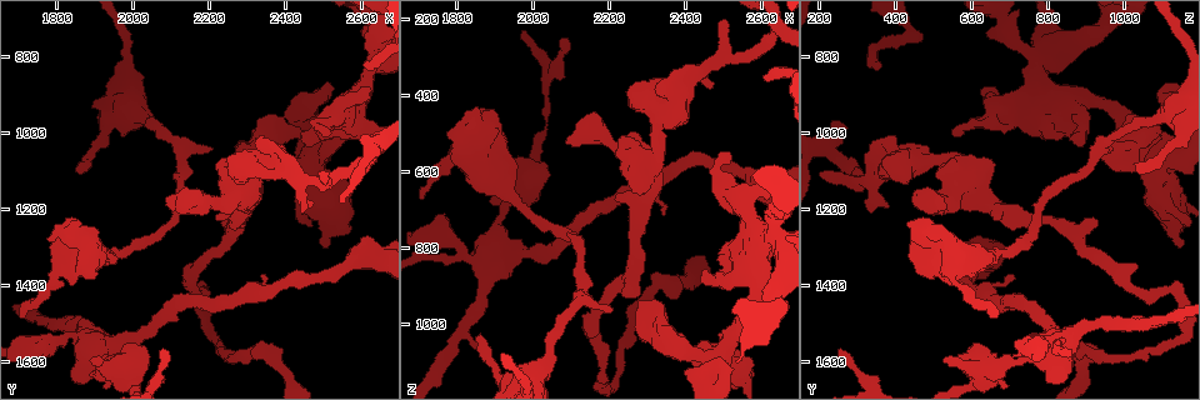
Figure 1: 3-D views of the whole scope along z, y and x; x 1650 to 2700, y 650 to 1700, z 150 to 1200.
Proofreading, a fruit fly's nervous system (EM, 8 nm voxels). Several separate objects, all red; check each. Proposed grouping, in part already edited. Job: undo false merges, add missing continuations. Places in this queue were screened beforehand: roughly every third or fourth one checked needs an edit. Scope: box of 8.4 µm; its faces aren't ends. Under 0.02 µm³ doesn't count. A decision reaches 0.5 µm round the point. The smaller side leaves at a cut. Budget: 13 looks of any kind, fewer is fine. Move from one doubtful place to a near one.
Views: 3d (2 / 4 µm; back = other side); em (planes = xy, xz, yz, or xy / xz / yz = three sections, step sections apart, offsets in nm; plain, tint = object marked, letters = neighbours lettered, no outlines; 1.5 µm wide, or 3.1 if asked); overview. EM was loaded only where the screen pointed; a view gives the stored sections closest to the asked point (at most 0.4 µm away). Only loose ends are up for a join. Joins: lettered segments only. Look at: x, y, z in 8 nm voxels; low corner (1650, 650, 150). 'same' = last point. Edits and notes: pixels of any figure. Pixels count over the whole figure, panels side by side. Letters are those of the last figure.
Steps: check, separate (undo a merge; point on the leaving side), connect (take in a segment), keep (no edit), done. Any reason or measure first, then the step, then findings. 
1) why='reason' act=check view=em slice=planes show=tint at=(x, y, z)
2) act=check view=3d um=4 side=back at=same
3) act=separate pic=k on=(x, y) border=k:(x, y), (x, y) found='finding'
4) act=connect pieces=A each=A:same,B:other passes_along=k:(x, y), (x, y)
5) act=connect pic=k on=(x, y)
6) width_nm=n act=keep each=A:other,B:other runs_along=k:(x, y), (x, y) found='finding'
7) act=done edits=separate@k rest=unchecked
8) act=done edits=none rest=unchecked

why='an open end' act=check view=3d um=4 at=(1860, 1100, 1040)

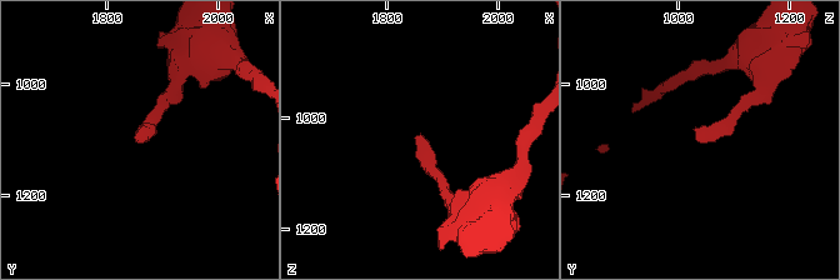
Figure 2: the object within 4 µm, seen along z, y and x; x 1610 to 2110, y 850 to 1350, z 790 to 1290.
act=check view=em slice=yz step=8 show=letters at=(1855, 1100, 1030)

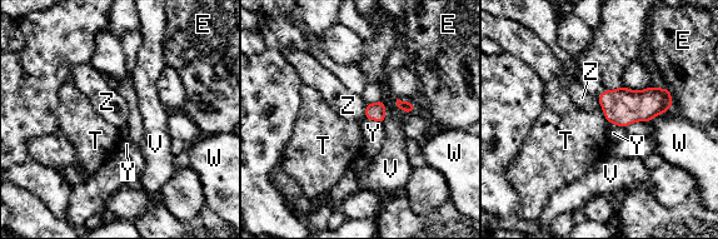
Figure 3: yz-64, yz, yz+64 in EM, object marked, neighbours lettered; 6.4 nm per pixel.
width_nm=110 act=keep each=E:other,T:other,V:other,W:other,Y:other,Z:other border=3:(599, 103), (603, 115), (608, 122) found='no lettered segment goes on from it'

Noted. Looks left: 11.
why='sharp bend' act=check view=em slice=xy step=4 show=tint at=(2175, 1415, 1135)

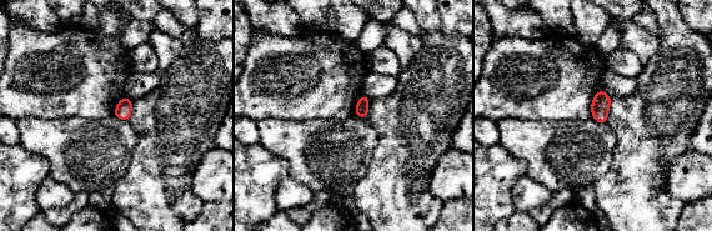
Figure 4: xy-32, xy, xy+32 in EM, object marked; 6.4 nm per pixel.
why='another direction' act=check view=em slice=yz step=8 show=letters at=same

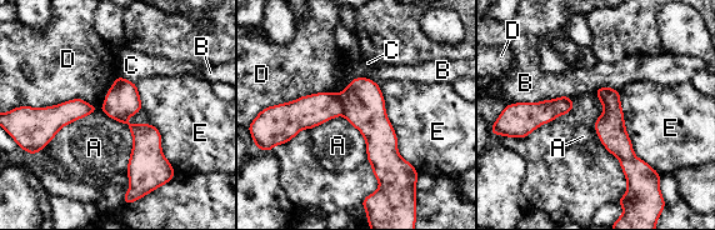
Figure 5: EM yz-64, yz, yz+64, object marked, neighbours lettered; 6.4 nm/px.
act=separate pic=5 on=(364, 105) each=A:other,B:other,C:other,D:other,E:other border=5:(338, 94), (343, 114) found='two cells meet here'

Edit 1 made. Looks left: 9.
why='calibre changes' act=check view=em slice=planes show=letters at=(1915, 1320, 635)

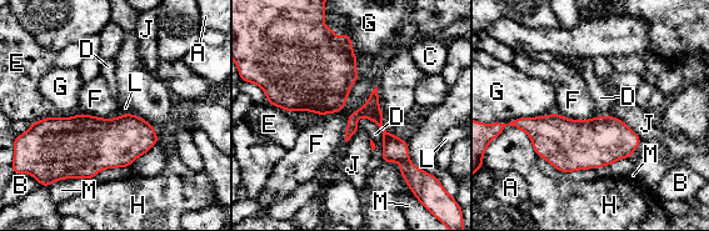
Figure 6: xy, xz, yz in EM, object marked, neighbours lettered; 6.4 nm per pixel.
width_nm=100 act=keep each=A:other,B:other,C:other,D:other,E:other,F:other,G:other,H:other,J:other,L:other,M:other found='one cell here'

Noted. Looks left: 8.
why='thick turns thin' act=check view=em slice=planes show=letters at=(1780, 1555, 770)

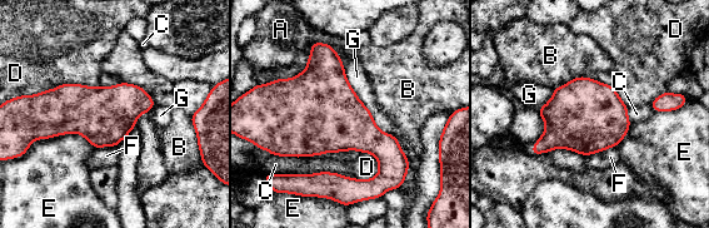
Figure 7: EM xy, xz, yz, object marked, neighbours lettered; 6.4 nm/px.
act=keep each=A:other,B:other,C:other,D:other,E:other,F:other,G:other border=7:(339, 58), (409, 168) found='all the same cell'

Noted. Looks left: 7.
why='an open end' act=check view=3d um=4 side=back at=(2610, 815, 360)

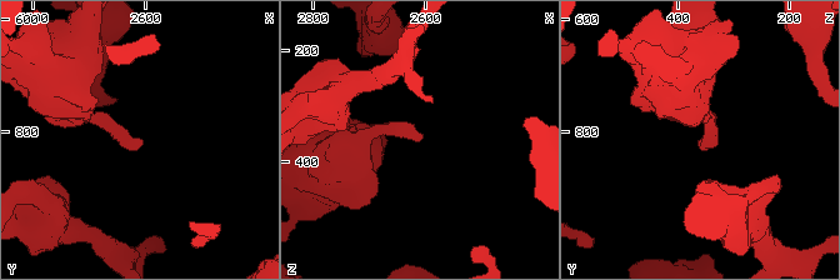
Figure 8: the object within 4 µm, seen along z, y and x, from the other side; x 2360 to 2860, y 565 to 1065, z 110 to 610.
why='shape alone is not enough' act=check view=em slice=planes show=letters at=(2605, 815, 355)

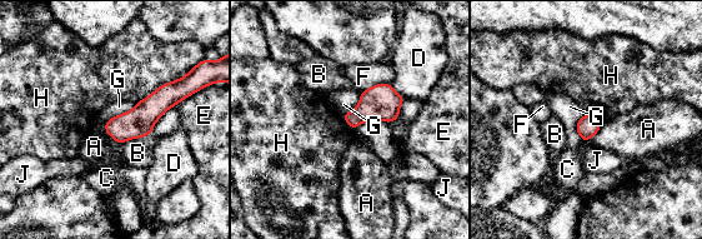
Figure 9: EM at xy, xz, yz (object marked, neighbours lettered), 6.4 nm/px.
width_nm=120 act=keep each=A:other,B:other,C:other,D:other,E:other,F:other,G:other,H:other,J:other border=9:(176, 79), (159, 85), (135, 103) found='none of them fits'

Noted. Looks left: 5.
act=done edits=separate@5 rest=unchecked

